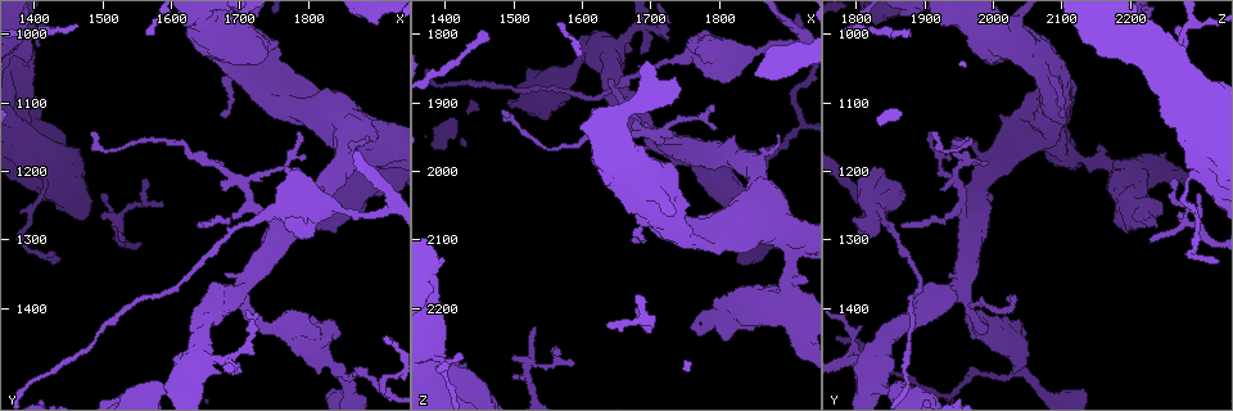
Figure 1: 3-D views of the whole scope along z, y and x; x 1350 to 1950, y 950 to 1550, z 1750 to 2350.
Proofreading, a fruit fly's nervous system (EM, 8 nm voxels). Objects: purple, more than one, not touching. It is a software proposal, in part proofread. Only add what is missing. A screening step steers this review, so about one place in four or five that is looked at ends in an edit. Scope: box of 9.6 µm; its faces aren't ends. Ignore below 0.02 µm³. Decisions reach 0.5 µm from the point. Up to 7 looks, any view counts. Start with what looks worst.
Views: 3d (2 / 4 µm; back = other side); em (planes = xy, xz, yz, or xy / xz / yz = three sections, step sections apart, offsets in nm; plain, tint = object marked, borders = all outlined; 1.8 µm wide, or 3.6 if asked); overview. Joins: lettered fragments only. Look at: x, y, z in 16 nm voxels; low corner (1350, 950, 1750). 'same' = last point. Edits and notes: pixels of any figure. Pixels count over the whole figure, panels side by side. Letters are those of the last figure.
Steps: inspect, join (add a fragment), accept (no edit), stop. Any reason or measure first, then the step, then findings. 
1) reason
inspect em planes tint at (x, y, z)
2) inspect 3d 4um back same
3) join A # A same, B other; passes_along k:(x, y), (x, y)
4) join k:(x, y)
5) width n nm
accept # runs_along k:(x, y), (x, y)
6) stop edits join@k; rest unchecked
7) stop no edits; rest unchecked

sharp bend
inspect 3d 2um at (1705, 1215, 1950)

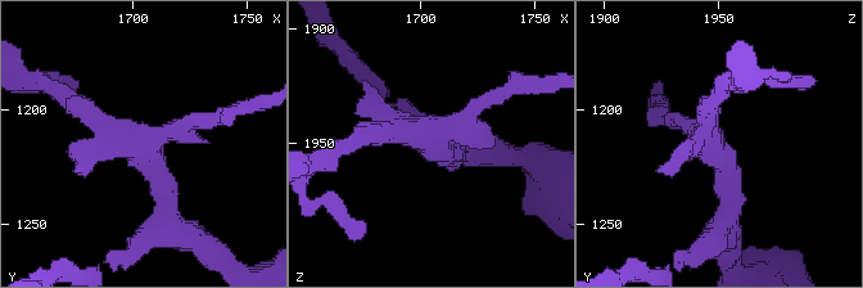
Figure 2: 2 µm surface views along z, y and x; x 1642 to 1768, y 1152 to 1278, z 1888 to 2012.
inspect em planes borders at (1705, 1218, 1950)

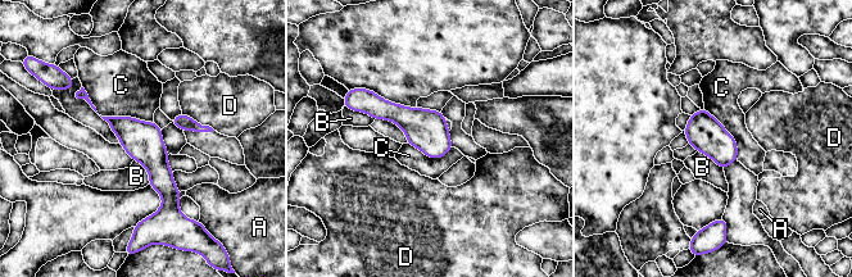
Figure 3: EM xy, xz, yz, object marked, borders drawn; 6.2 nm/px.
width 220 nm; longest_contact C 380 nm
accept # A other, B other, C other, D other; none of them fits

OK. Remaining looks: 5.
branch stops here
inspect 3d 2um back at (1765, 1190, 1825)

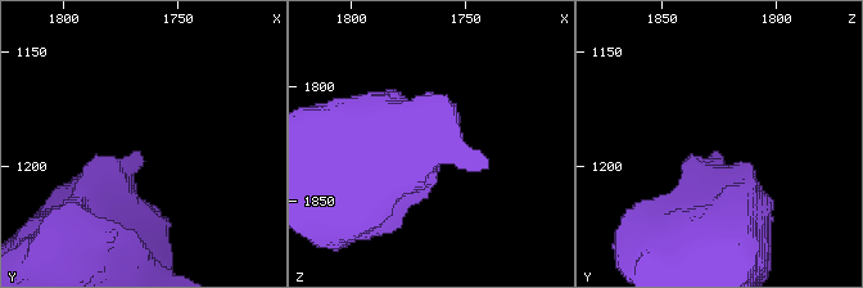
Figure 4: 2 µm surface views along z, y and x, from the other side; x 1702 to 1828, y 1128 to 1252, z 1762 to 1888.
inspect em planes borders at (1766, 1193, 1826)

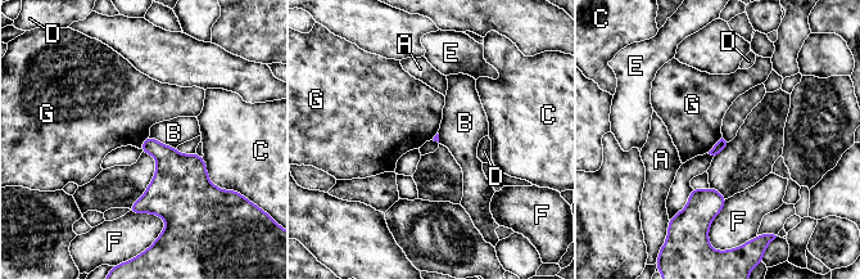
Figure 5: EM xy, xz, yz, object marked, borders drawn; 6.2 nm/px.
longest_contact F 260 nm
accept # A other, B other, C other, D other, E other, F other, G other; border 5:(149, 134), (139, 148); no lettered fragment goes on from it

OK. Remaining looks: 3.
free end
inspect 3d 4um at (1480, 1140, 1910)

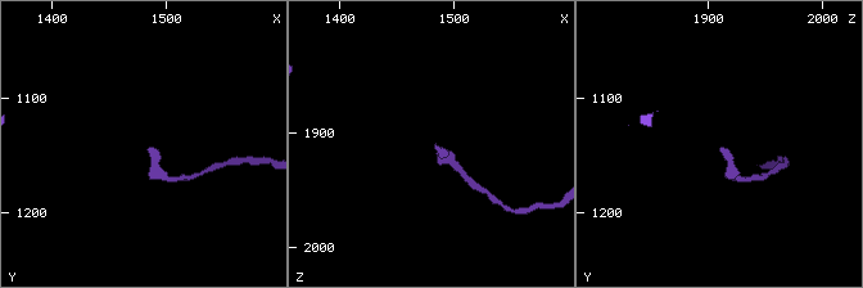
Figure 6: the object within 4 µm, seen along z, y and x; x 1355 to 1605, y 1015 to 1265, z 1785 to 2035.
now the EM
inspect em planes borders at (1484, 1144, 1912)

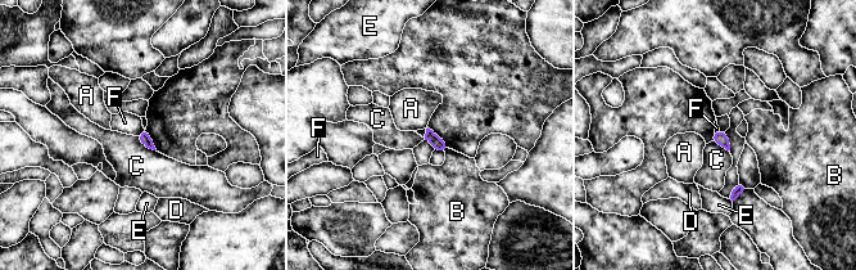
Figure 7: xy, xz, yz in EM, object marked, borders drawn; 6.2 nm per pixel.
longest_contact C 160 nm
accept # A other, B other, C other, D other, E other, F other; border 7:(144, 129), (136, 135); none of them fits

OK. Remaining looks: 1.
stop no edits; rest unchecked

